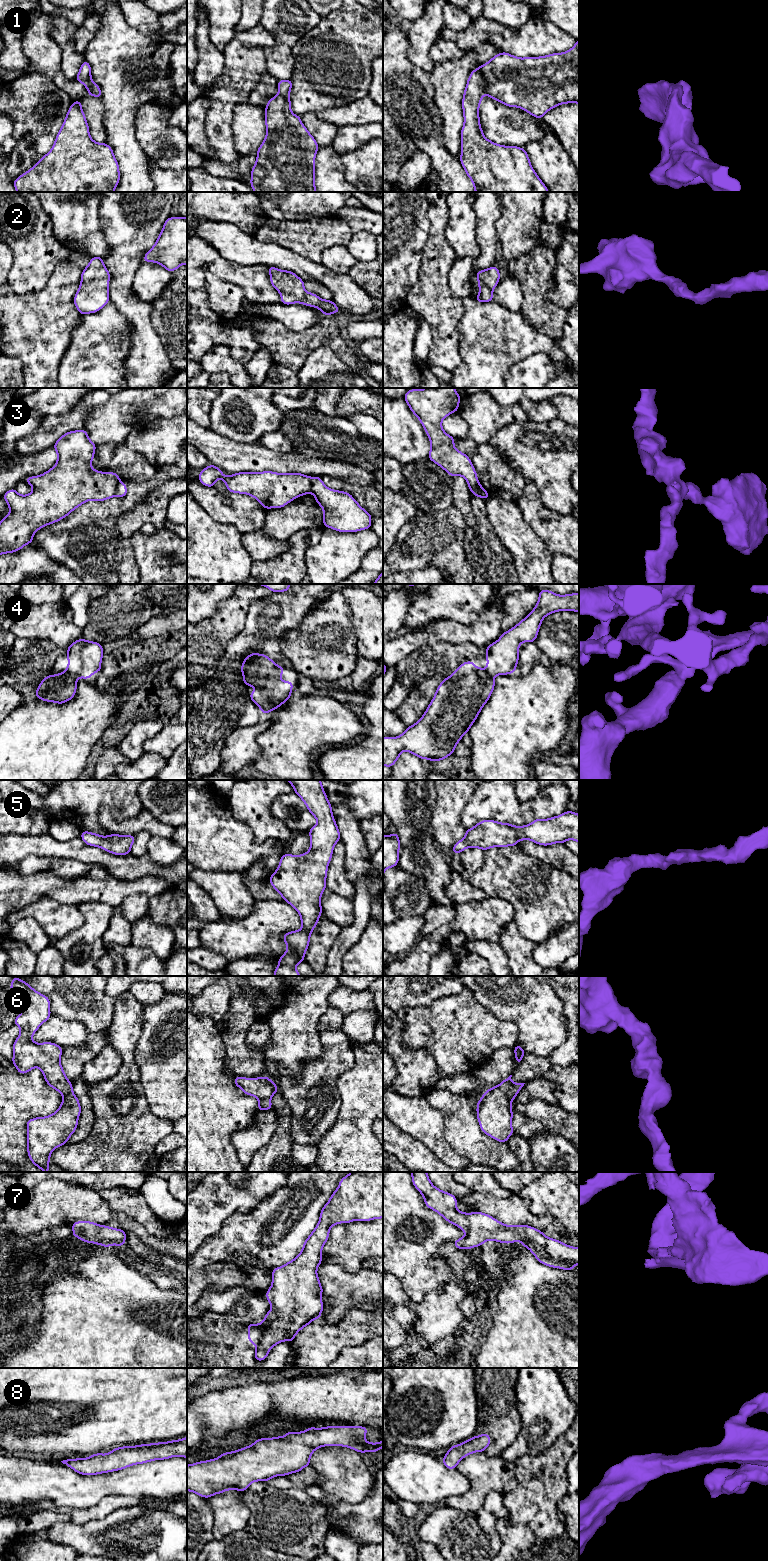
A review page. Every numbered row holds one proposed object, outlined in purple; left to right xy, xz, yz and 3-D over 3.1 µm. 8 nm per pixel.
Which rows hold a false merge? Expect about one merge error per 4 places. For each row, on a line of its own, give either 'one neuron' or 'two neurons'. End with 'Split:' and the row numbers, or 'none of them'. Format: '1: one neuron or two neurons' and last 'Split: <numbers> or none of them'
1: one neuron
2: one neuron
3: two neurons
4: one neuron
5: one neuron
6: one neuron
7: one neuron
8: one neuron
Split: 3

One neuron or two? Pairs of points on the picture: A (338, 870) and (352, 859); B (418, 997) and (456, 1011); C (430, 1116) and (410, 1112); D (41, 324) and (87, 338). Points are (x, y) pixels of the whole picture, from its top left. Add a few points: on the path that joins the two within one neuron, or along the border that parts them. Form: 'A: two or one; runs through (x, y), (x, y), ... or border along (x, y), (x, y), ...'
A: two; border along (341, 842), (344, 848), (346, 875), (354, 885)
B: two; border along (453, 994), (442, 996), (427, 1005), (408, 1007)
C: one; runs through (425, 1116), (415, 1116)
D: two; border along (82, 315), (72, 331), (71, 342), (63, 355)

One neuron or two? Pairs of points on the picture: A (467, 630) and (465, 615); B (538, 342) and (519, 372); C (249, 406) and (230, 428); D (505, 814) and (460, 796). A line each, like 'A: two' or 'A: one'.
A: two
B: two
C: one
D: two

